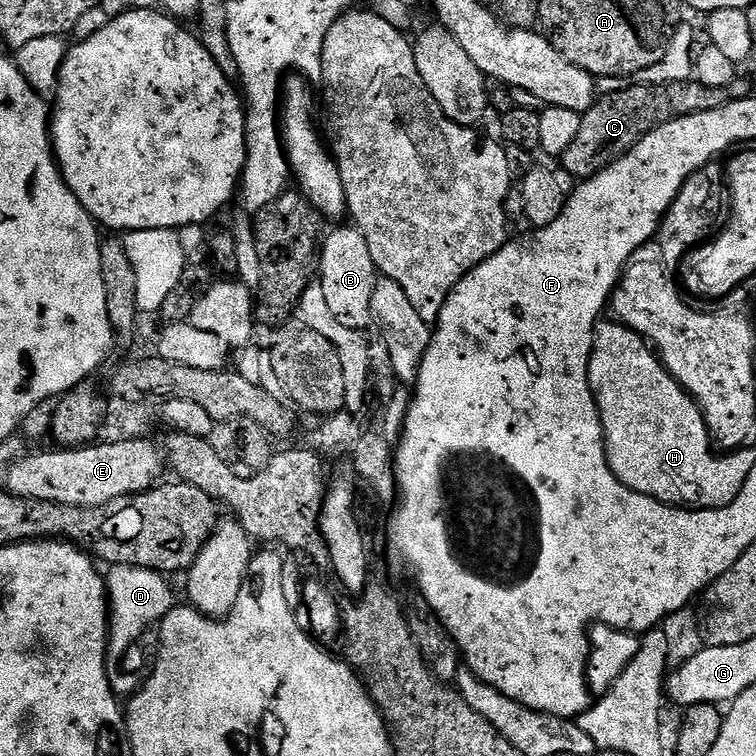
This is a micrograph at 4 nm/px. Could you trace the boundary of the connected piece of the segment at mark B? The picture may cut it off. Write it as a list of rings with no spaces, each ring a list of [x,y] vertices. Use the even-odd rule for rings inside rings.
[[[354,226],[348,228],[336,228],[332,233],[323,237],[320,246],[320,259],[318,261],[318,283],[322,286],[322,295],[326,297],[326,303],[330,306],[330,310],[334,314],[334,318],[338,318],[338,322],[342,322],[342,326],[350,326],[350,330],[359,332],[367,329],[368,323],[373,323],[372,314],[372,298],[374,296],[374,286],[378,279],[376,263],[374,258],[370,258],[370,246],[366,246],[366,238]]]

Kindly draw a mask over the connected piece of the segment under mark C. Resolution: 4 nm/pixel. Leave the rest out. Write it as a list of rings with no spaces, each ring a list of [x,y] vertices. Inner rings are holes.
[[[695,78],[687,82],[679,80],[665,84],[629,83],[626,90],[601,95],[581,115],[578,136],[564,151],[562,163],[570,175],[576,176],[577,181],[586,180],[602,171],[607,164],[613,164],[619,156],[626,155],[647,132],[652,132],[658,126],[690,114],[718,110],[733,104],[735,100],[747,100],[752,95],[751,86],[743,78],[737,78],[721,88],[702,86]]]

